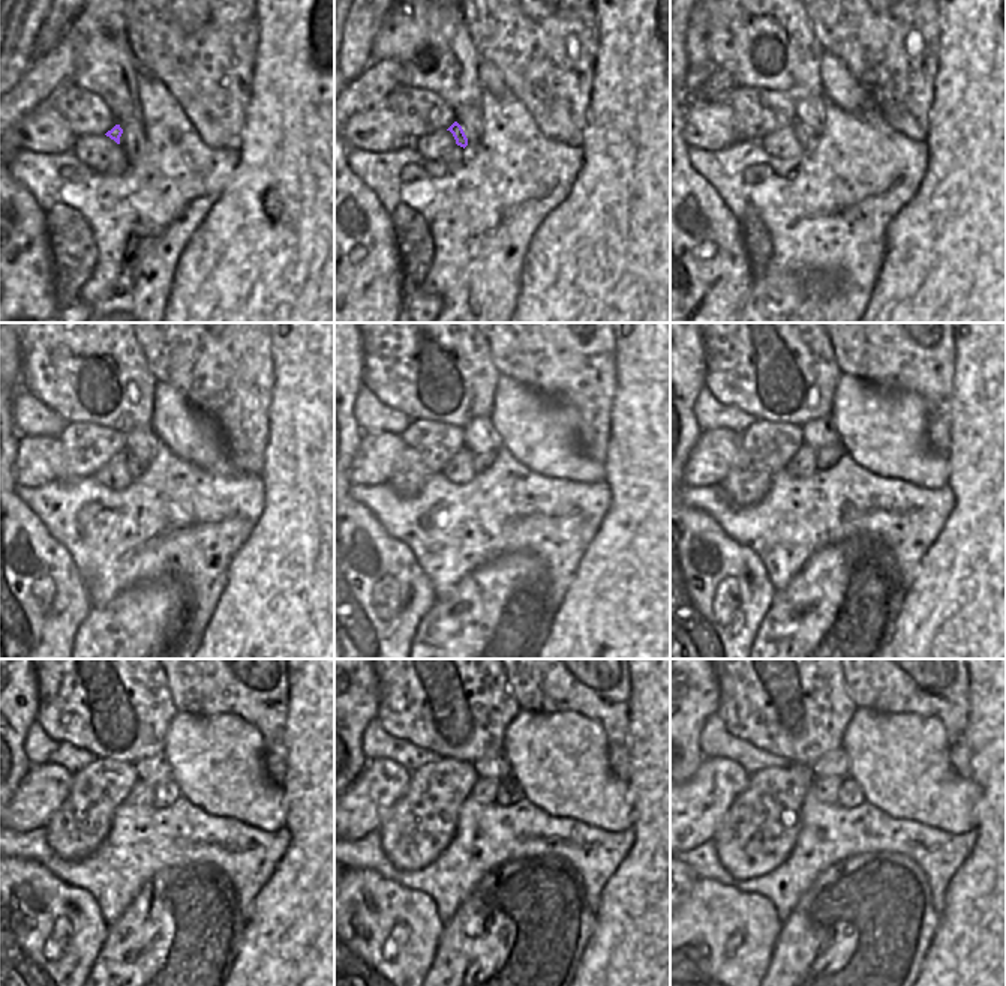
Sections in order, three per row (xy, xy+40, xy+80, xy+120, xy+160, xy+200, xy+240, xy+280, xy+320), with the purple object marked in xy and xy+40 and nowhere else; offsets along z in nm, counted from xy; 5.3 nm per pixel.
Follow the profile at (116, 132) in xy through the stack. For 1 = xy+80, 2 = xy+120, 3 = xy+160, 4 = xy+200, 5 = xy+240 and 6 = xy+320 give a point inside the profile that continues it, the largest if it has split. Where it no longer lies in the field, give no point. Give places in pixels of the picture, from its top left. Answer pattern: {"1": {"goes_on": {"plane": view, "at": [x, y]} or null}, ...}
{"1": {"goes_on": {"plane": "xy+80", "at": [805, 137]}}, "2": {"goes_on": {"plane": "xy+120", "at": [135, 467]}}, "3": {"goes_on": {"plane": "xy+160", "at": [482, 462]}}, "4": {"goes_on": {"plane": "xy+200", "at": [825, 458]}}, "5": {"goes_on": {"plane": "xy+240", "at": [168, 791]}}, "6": {"goes_on": {"plane": "xy+320", "at": [850, 794]}}}

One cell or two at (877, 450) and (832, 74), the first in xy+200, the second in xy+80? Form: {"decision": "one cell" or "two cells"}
{"decision": "one cell"}

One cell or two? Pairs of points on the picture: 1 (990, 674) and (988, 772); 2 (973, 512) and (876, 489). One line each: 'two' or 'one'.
1: one
2: two

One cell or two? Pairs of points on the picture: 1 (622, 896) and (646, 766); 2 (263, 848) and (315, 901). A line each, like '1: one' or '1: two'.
1: one
2: two

